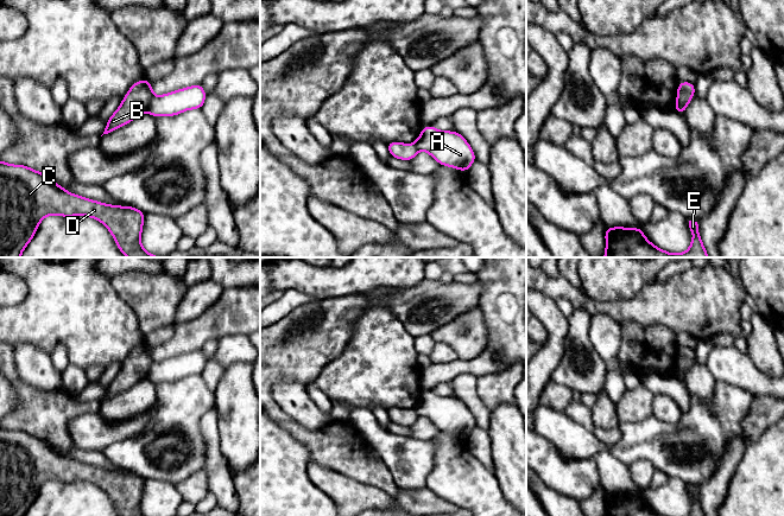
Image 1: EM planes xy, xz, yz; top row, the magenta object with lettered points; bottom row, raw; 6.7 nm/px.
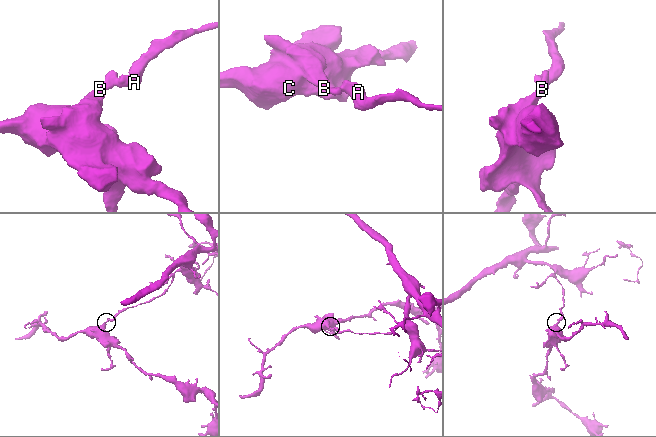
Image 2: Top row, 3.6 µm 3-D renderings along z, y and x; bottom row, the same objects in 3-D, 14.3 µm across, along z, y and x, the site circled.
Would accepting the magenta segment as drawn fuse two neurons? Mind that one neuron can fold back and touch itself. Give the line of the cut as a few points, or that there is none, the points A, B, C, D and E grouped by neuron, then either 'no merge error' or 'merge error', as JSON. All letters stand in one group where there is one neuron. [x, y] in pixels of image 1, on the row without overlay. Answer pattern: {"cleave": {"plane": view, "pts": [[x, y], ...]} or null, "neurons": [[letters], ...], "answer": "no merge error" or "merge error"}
{"cleave": {"plane": "xy", "pts": [[153, 362], [146, 376]]}, "neurons": [["A"], ["B", "C", "D", "E"]], "answer": "merge error"}

